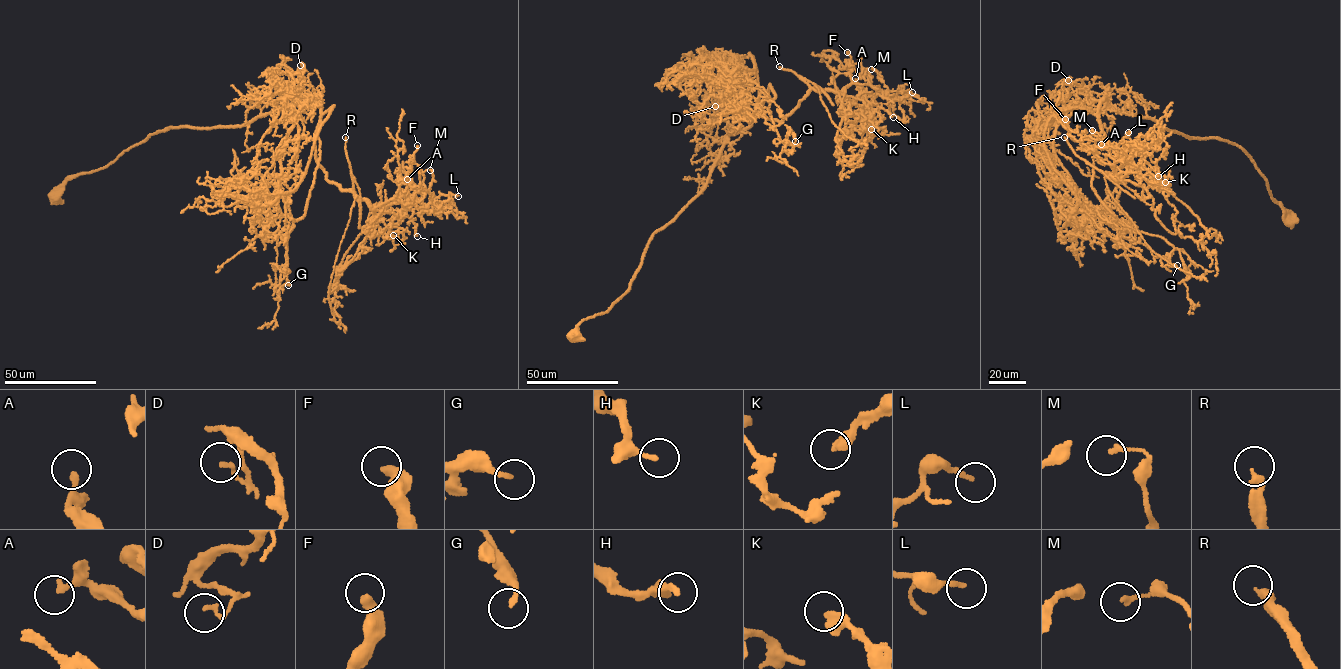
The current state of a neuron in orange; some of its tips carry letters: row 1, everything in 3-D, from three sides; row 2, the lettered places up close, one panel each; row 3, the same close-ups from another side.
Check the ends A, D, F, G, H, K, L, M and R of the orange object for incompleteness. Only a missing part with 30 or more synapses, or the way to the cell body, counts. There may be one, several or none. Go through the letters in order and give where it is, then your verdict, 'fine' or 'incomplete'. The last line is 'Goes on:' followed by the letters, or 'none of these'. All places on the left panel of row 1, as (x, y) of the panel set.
A: (407, 179) | fine
D: (300, 65) | fine
F: (417, 145) | fine
G: (288, 285) | fine
H: (417, 236) | fine
K: (393, 235) | fine
L: (458, 196) | fine
M: (430, 170) | fine
R: (345, 137) | incomplete
Goes on: R

